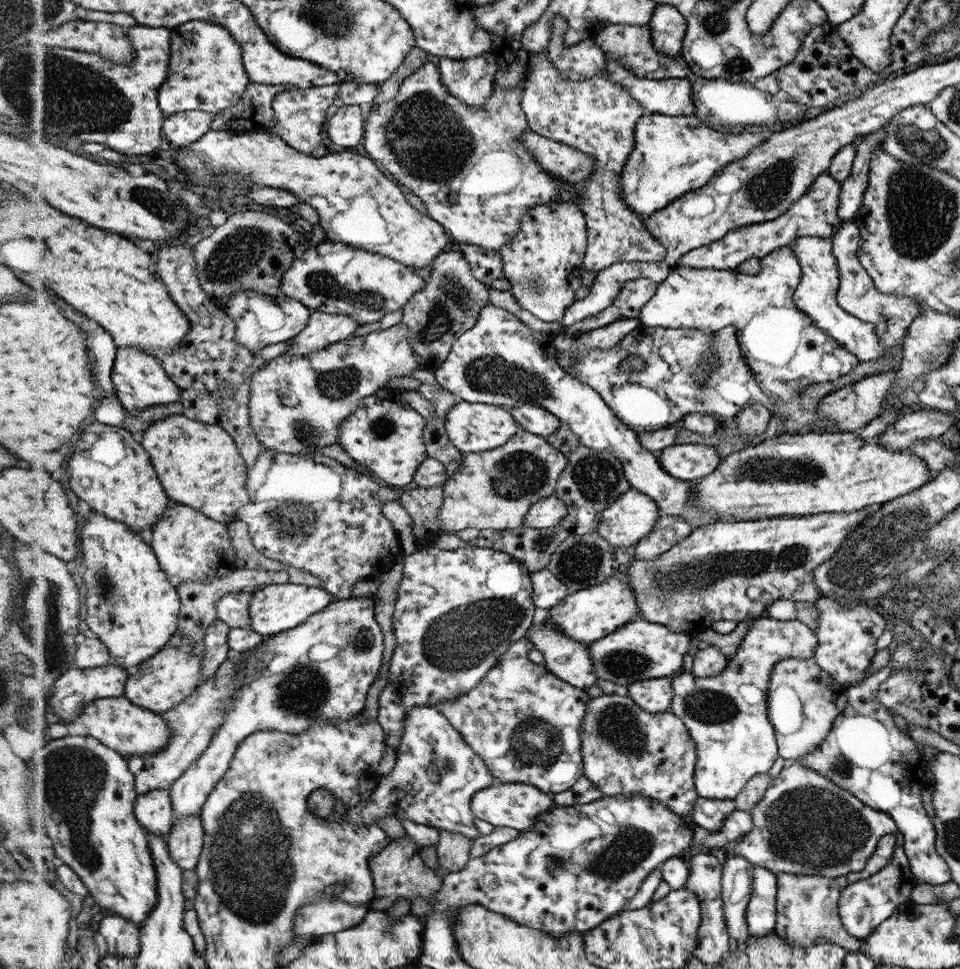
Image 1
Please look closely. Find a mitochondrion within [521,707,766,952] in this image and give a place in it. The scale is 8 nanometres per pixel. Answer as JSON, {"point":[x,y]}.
{"point":[633,843]}

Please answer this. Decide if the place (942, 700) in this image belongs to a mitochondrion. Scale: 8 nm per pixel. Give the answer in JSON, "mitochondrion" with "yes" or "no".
{"mitochondrion":"no"}

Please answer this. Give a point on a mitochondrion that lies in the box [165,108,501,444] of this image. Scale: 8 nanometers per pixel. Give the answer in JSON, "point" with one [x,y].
{"point":[233,256]}

